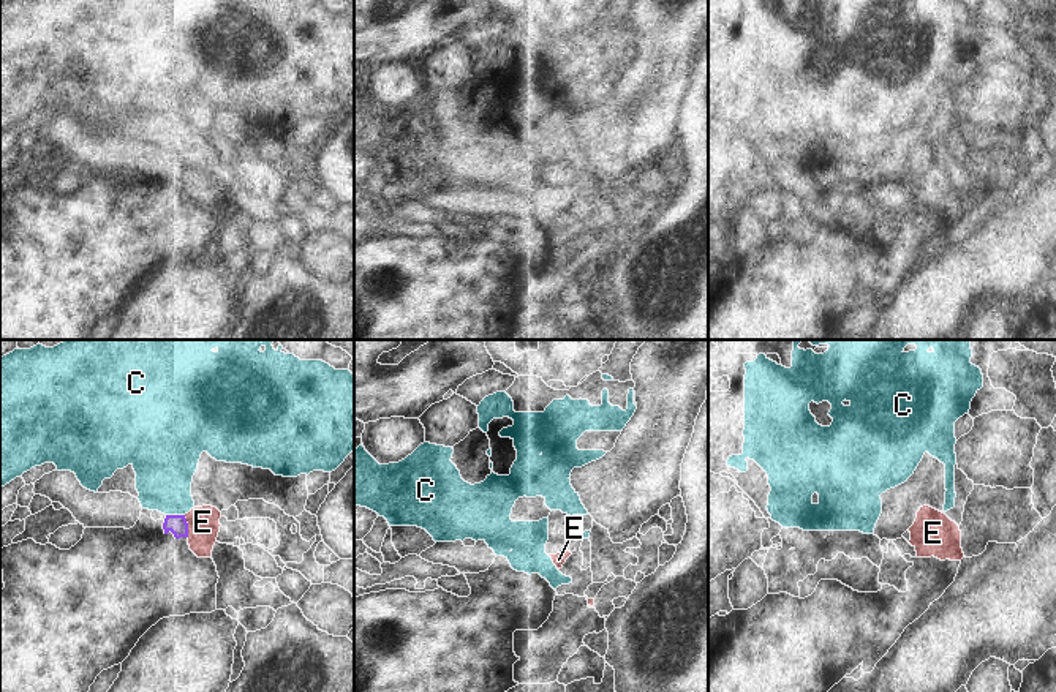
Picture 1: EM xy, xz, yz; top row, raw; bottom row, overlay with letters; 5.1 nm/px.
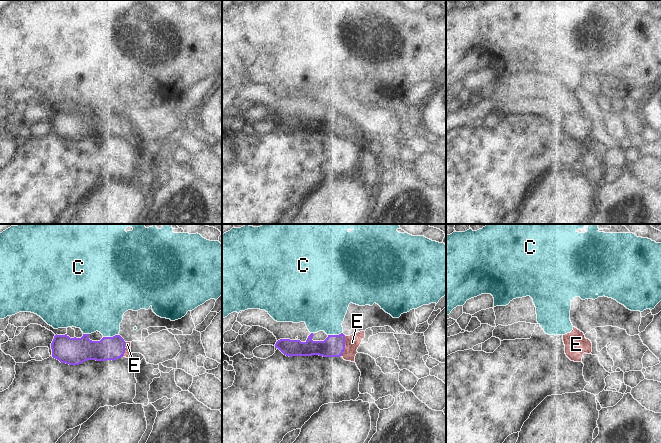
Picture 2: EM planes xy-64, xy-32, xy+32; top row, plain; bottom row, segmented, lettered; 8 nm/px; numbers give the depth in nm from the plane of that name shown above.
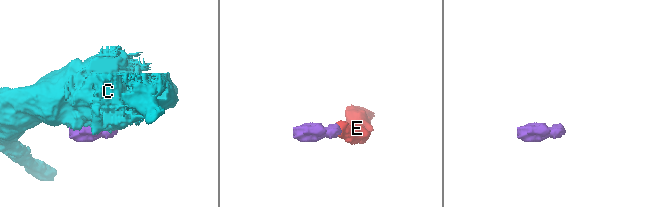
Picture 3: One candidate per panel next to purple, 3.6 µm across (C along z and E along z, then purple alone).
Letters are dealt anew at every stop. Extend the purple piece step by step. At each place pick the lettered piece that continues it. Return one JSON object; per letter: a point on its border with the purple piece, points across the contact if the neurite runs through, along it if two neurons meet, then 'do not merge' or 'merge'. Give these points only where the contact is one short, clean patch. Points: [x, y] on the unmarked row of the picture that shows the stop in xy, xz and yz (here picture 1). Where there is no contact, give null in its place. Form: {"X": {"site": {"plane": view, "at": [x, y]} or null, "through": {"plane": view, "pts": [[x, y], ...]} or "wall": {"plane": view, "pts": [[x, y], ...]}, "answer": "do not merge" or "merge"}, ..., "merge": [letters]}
{"C": {"site": {"plane": "xy", "at": [176, 161]}, "answer": "do not merge"}, "E": {"site": {"plane": "xy", "at": [187, 172]}, "through": {"plane": "xy", "pts": [[177, 171], [187, 172], [203, 168]]}, "answer": "merge"}, "merge": ["E"]}

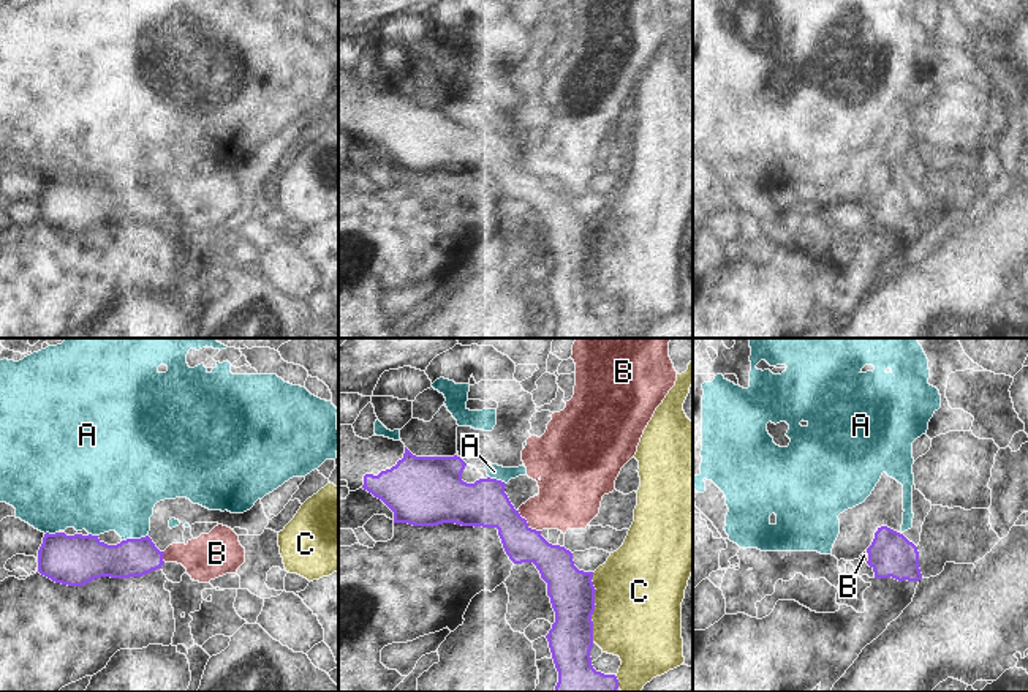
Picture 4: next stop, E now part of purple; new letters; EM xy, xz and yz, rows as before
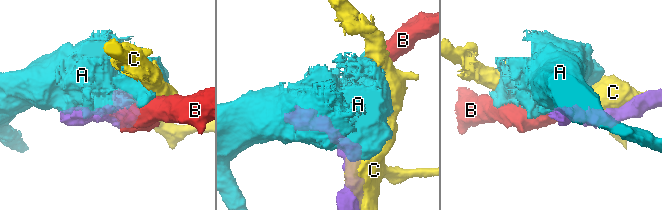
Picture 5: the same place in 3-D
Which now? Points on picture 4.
{"A": {"site": {"plane": "xy", "at": [135, 185]}, "answer": "do not merge"}, "B": {"site": {"plane": "xz", "at": [527, 169]}, "wall": {"plane": "xz", "pts": [[517, 155], [525, 168], [540, 177]]}, "answer": "do not merge"}, "C": {"site": {"plane": "xz", "at": [595, 251]}, "answer": "do not merge"}, "merge": []}

